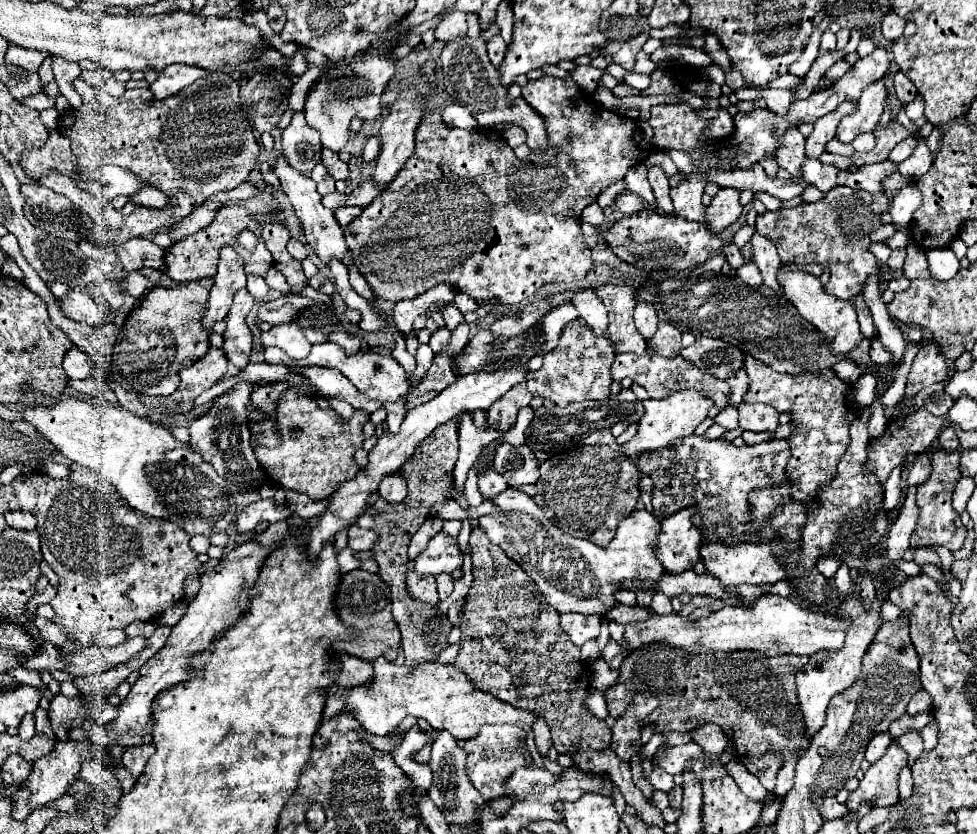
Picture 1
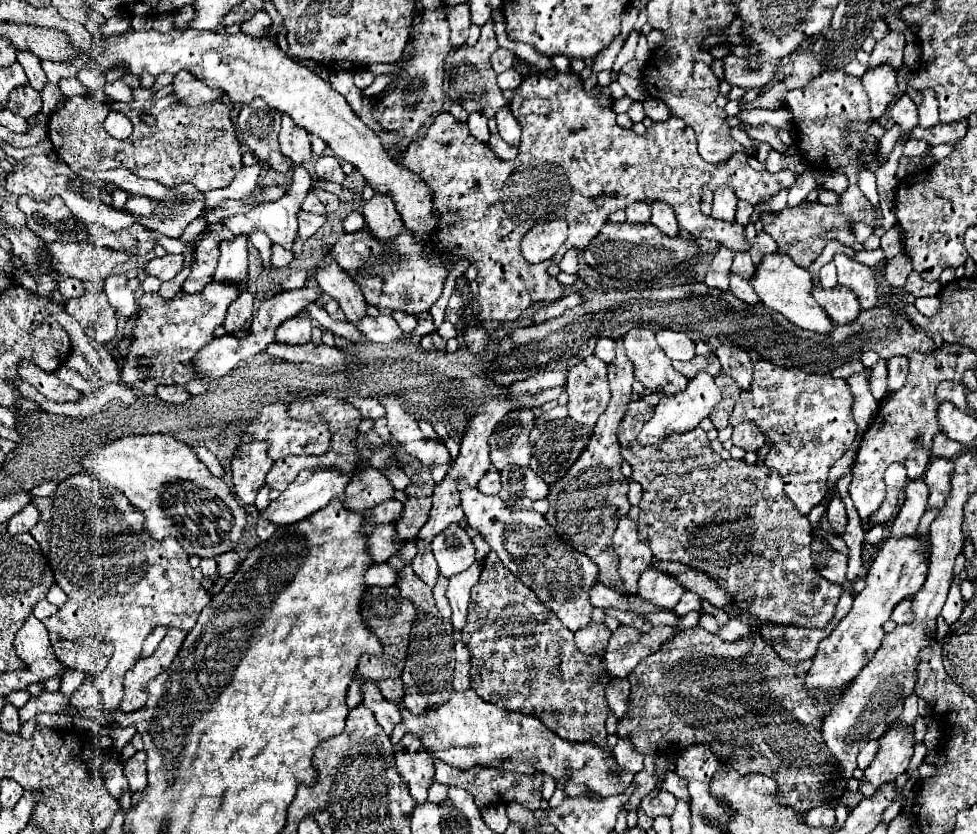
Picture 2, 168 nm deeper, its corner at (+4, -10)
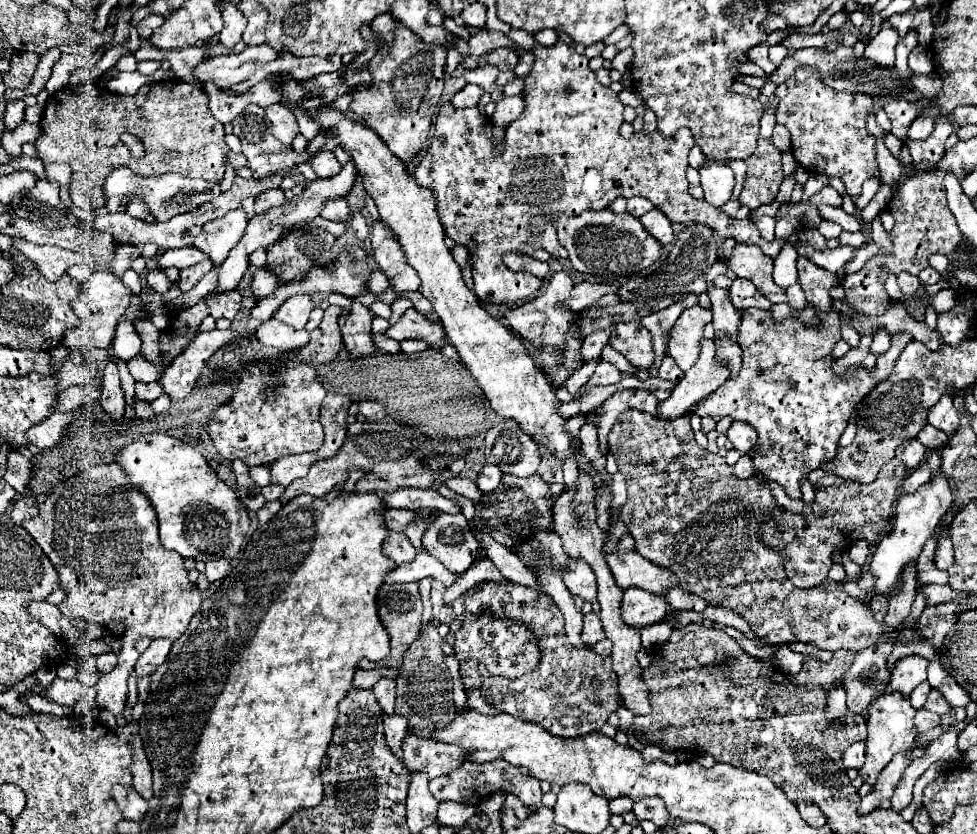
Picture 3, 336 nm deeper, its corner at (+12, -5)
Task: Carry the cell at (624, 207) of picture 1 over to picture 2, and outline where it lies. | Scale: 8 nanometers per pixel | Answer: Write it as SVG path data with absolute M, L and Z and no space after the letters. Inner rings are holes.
M636 202L632 206L626 208L626 214L628 214L628 222L636 224L636 222L650 222L650 204L648 202Z

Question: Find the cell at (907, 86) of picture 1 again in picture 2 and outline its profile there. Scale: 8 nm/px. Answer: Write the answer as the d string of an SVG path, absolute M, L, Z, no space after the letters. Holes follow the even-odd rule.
M900 96L896 104L890 108L890 118L900 126L900 140L896 144L898 150L904 148L908 134L918 126L918 106L910 100L910 96Z

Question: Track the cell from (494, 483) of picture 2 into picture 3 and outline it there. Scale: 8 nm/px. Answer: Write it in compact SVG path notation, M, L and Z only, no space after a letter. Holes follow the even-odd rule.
M484 465L476 477L476 485L488 493L498 487L500 477L502 477L502 471L498 469L498 465Z

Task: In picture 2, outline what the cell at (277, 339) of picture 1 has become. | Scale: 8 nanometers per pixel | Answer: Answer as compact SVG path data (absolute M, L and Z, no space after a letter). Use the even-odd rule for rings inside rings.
M294 316L288 322L280 324L276 330L276 342L284 344L304 344L310 342L312 336L312 324L310 318L304 316Z

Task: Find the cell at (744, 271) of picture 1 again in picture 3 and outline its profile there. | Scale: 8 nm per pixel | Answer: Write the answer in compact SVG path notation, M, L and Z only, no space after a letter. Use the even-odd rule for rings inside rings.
M734 279L728 293L730 293L730 301L732 301L732 305L736 305L736 309L748 309L748 307L770 309L770 305L772 305L760 293L760 289L756 289L756 285L752 285L750 281L744 281L744 279Z

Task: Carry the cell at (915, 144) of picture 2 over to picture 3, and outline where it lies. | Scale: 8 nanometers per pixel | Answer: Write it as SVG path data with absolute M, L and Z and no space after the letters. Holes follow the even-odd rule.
M924 115L924 117L918 117L912 127L908 129L908 139L926 139L934 129L934 119L930 115Z

